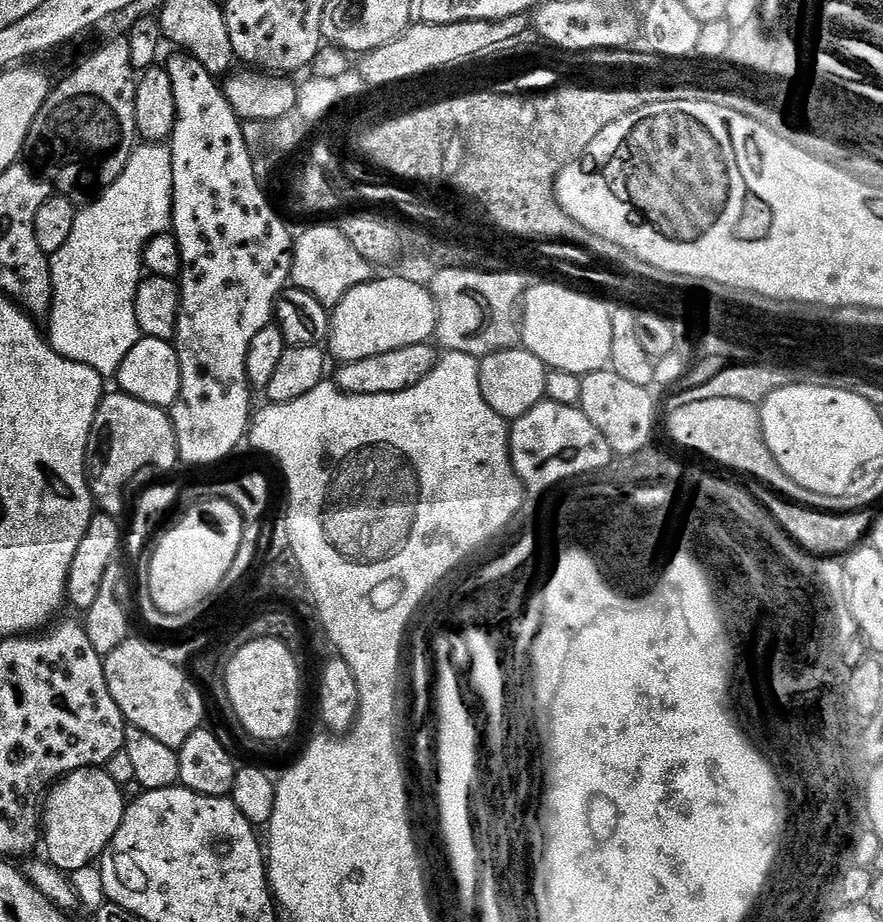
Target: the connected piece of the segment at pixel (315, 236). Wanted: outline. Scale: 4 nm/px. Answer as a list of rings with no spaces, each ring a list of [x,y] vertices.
[[[316,222],[313,228],[297,235],[292,249],[292,279],[291,283],[297,288],[306,290],[306,294],[314,294],[318,302],[328,309],[336,308],[354,290],[354,286],[362,286],[373,279],[374,266],[350,246],[350,238],[342,234],[335,223]]]

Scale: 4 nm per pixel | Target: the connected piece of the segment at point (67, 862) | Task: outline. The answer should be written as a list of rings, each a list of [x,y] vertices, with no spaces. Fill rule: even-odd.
[[[100,766],[71,772],[64,779],[57,781],[45,799],[42,813],[42,840],[45,850],[47,848],[45,855],[49,863],[69,874],[75,874],[76,871],[88,867],[91,863],[93,865],[108,848],[109,842],[113,840],[114,834],[121,825],[128,805],[123,794],[125,794],[123,787],[118,786]]]

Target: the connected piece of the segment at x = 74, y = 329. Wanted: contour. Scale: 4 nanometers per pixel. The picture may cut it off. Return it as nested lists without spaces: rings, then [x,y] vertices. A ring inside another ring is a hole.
[[[160,142],[137,143],[118,182],[77,211],[69,241],[50,256],[52,310],[46,320],[46,339],[59,356],[82,362],[102,374],[116,373],[122,366],[122,358],[126,358],[142,338],[136,317],[136,295],[145,271],[144,247],[171,227],[172,149]]]

